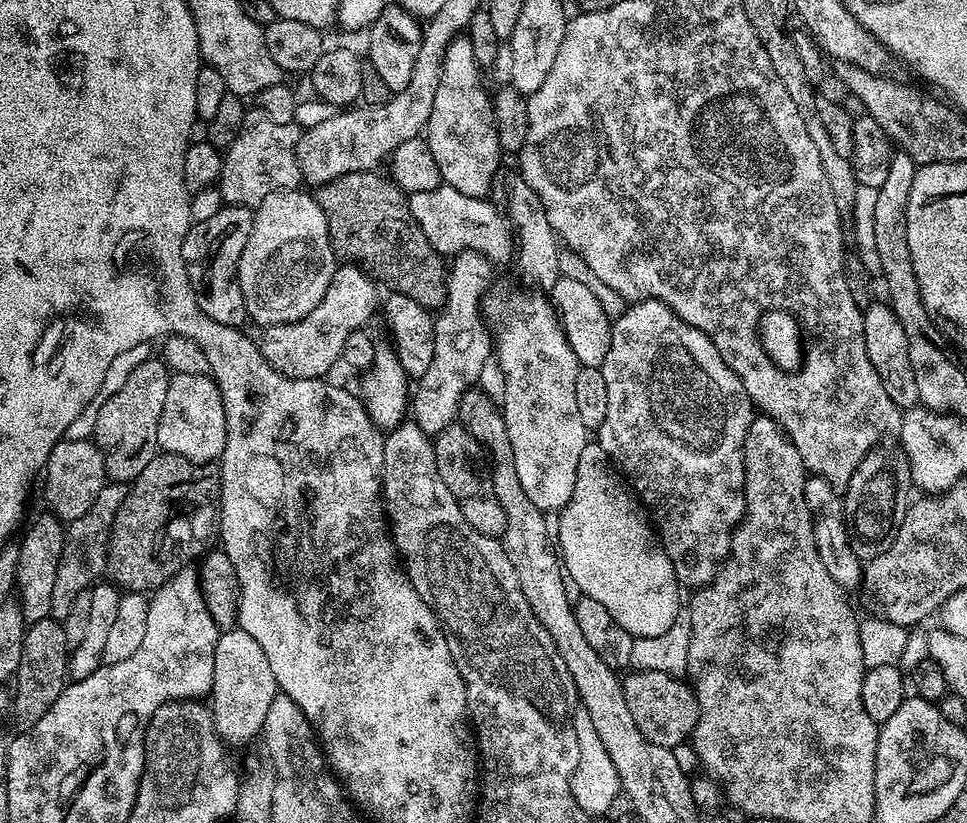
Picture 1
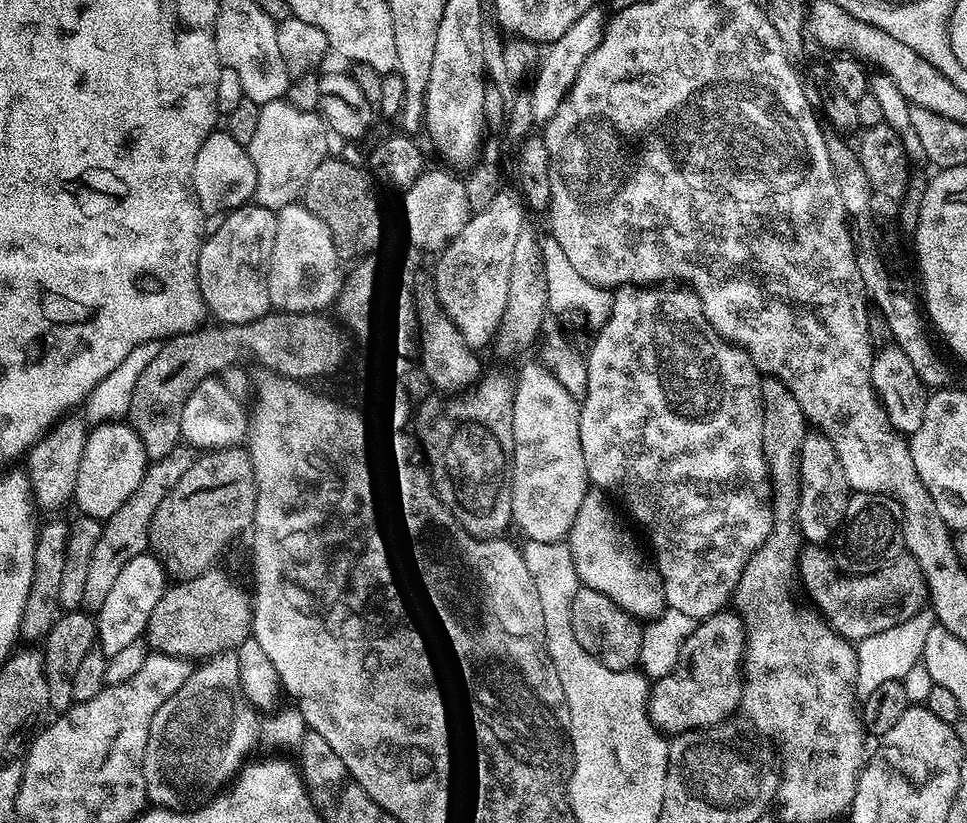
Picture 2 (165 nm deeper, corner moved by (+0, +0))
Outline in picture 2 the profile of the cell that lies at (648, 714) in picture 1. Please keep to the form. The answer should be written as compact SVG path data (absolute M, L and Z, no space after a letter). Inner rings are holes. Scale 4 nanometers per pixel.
M721 610L713 616L706 616L695 625L689 636L682 642L682 659L668 676L655 681L651 687L649 715L652 723L665 733L674 728L687 729L696 724L718 720L724 713L735 713L744 699L744 672L739 672L737 664L744 664L746 651L746 629L743 620L732 610Z

